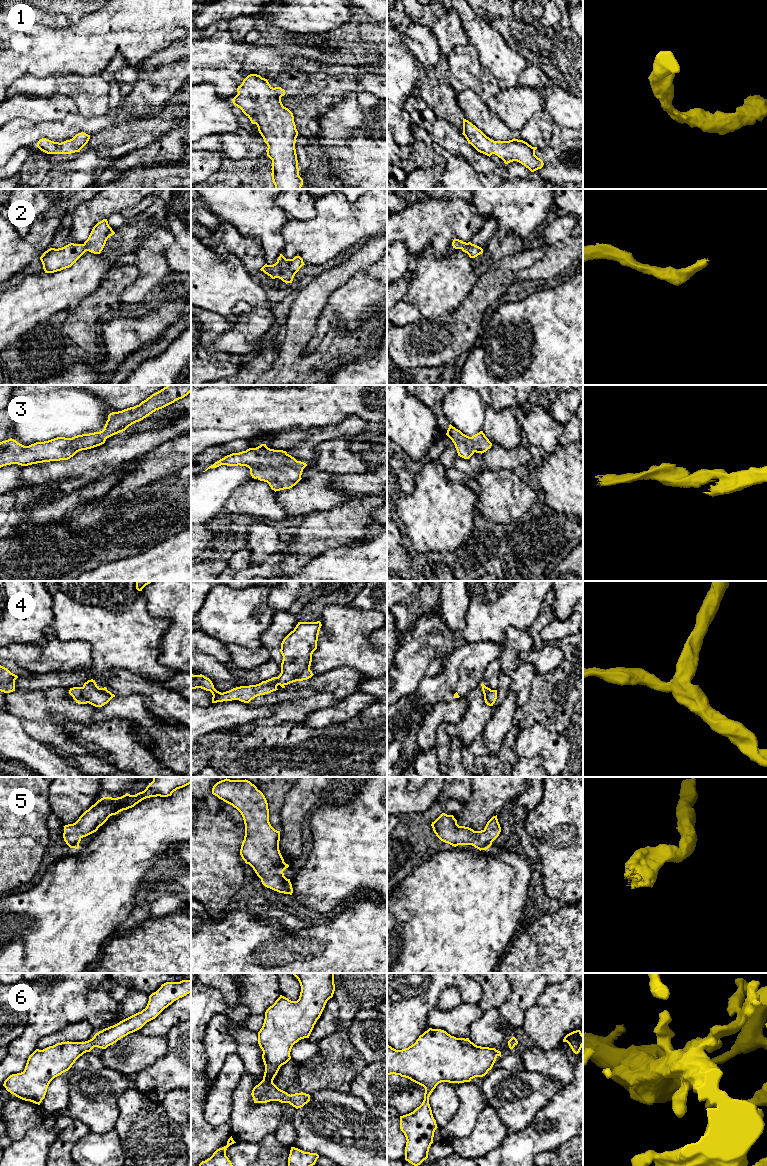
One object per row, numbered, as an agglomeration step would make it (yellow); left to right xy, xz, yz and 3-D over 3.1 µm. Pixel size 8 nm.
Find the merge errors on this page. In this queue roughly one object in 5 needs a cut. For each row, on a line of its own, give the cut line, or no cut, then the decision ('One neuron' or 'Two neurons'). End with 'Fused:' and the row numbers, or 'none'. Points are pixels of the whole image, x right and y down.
1: No split. One neuron
2: No split. One neuron
3: No split. One neuron
4: No split. One neuron
5: No split. One neuron
6: No split. One neuron
Fused: none

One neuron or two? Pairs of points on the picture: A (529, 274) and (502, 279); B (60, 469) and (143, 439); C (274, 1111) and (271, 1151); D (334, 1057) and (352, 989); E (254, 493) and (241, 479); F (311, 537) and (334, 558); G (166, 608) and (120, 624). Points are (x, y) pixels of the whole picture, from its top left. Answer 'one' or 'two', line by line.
A: two
B: one
C: two
D: one
E: two
F: two
G: two

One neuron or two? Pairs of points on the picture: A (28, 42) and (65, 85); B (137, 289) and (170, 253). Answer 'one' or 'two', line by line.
A: two
B: two

